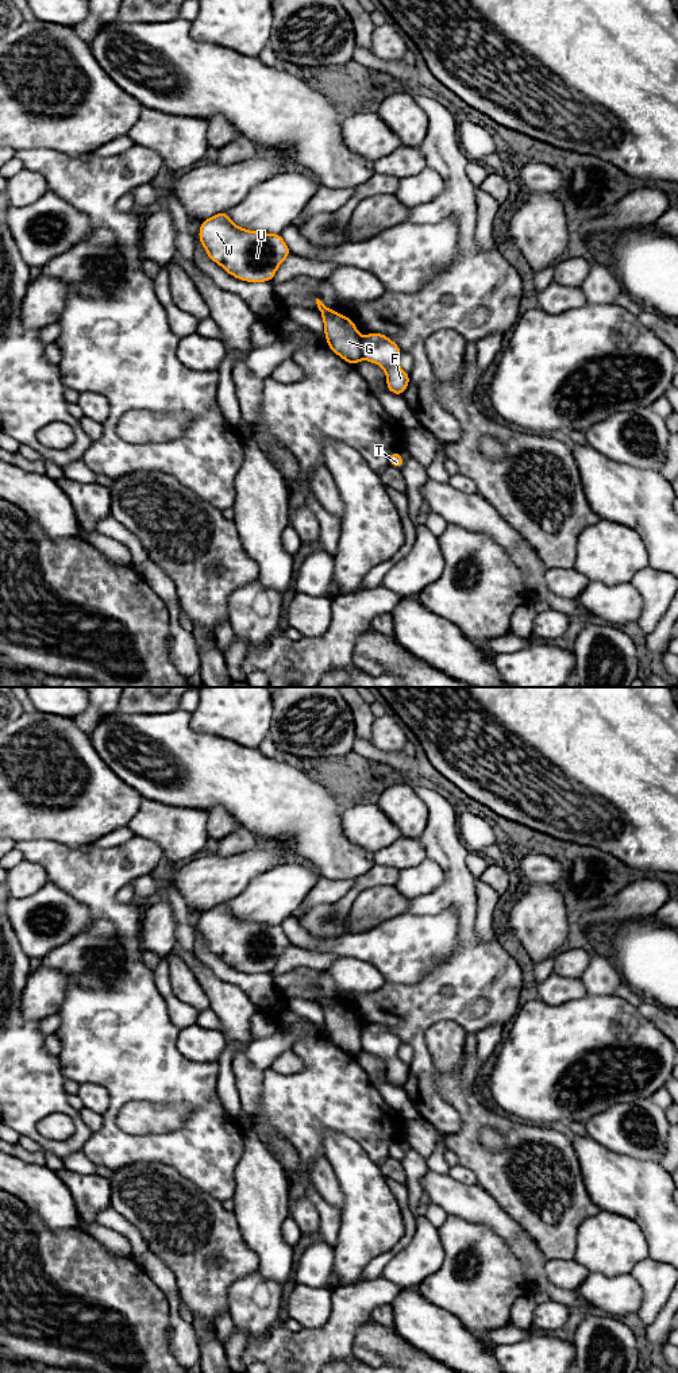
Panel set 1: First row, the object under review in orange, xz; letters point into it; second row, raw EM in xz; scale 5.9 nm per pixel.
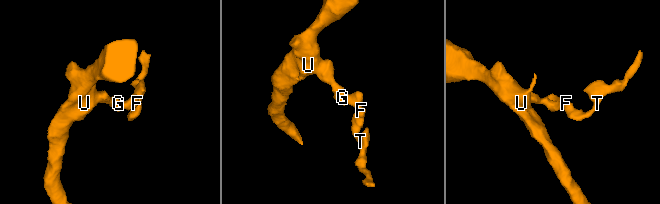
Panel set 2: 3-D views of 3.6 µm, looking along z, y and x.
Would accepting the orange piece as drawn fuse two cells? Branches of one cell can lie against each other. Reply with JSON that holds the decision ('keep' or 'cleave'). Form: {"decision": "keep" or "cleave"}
{"decision": "cleave"}

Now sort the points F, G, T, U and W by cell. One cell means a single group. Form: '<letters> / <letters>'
F T / G U W

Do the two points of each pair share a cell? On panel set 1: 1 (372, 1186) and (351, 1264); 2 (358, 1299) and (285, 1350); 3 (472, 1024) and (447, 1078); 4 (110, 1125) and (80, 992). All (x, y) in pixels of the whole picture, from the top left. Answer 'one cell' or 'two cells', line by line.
1: one cell
2: one cell
3: two cells
4: one cell

